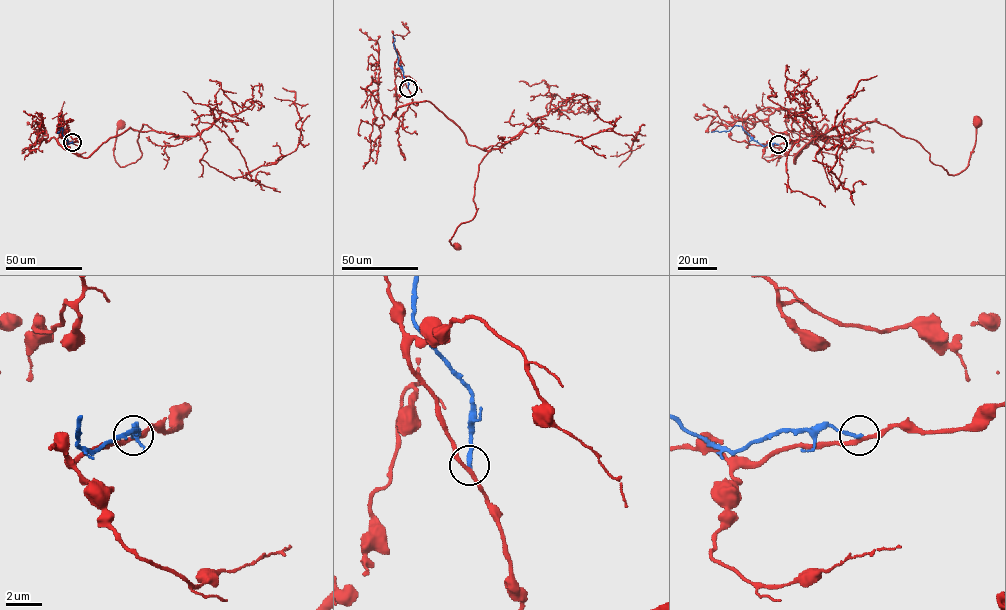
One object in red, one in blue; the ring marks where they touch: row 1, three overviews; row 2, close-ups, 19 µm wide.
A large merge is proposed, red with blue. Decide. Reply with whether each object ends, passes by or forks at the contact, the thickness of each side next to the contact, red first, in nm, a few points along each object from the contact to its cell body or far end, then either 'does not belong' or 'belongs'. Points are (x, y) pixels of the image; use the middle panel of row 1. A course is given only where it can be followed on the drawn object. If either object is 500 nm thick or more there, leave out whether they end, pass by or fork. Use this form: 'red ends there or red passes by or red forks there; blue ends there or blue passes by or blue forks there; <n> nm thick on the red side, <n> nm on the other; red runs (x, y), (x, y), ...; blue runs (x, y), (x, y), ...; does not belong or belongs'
red passes by; blue ends there; 200 nm thick on the red side, 240 nm on the other; red runs (408, 88), (397, 117), (430, 101), (488, 152), (456, 246); blue runs (408, 88), (408, 82), (398, 63), (393, 35); does not belong

